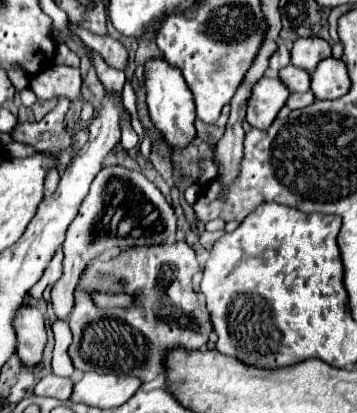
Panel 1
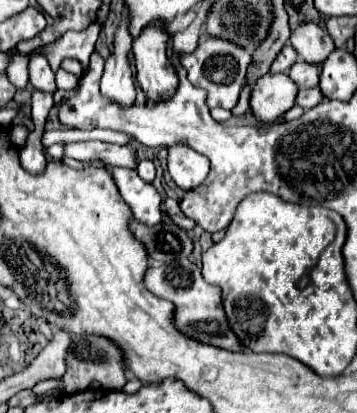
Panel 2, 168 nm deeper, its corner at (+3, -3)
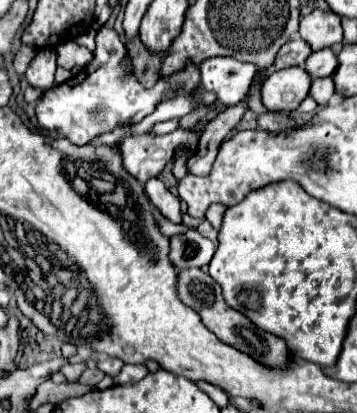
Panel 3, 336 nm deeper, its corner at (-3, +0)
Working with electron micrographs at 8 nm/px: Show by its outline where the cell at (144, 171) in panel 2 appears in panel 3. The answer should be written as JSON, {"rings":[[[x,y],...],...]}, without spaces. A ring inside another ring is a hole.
{"rings":[[[154,177],[152,181],[146,183],[146,195],[154,203],[154,207],[162,213],[162,217],[166,217],[172,223],[182,223],[180,199],[174,197],[158,177]]]}

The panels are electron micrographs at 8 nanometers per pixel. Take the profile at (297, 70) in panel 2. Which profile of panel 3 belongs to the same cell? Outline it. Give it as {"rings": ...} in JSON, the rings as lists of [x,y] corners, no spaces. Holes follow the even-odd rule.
{"rings":[[[330,47],[314,51],[306,61],[306,71],[310,73],[312,79],[328,77],[336,71],[336,67],[338,67],[338,57],[336,57],[336,51]]]}

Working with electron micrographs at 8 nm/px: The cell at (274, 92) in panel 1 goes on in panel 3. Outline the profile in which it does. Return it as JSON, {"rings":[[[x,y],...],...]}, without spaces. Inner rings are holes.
{"rings":[[[302,67],[274,71],[262,85],[262,103],[268,111],[294,111],[310,91],[310,75]]]}

